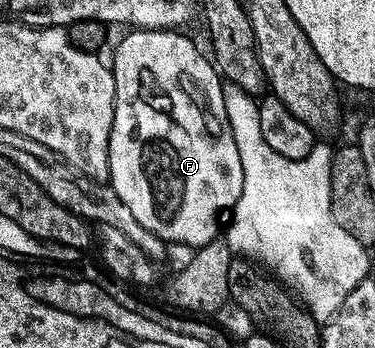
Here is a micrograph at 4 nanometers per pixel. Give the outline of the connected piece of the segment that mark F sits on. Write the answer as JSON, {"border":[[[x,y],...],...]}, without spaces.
{"border":[[[132,29],[124,34],[127,35],[115,46],[115,62],[110,63],[111,72],[115,76],[115,111],[109,136],[109,168],[111,169],[109,185],[115,189],[117,196],[121,196],[121,200],[125,200],[129,212],[133,212],[133,220],[137,220],[137,224],[143,225],[144,228],[149,228],[149,232],[153,232],[164,242],[168,244],[176,242],[179,246],[191,246],[190,248],[203,247],[220,233],[219,213],[222,210],[230,211],[234,207],[243,187],[241,152],[237,152],[237,140],[233,140],[233,128],[229,128],[229,120],[225,112],[224,83],[212,59],[204,51],[203,55],[195,47],[194,40],[186,38],[186,33],[178,30]]]}

